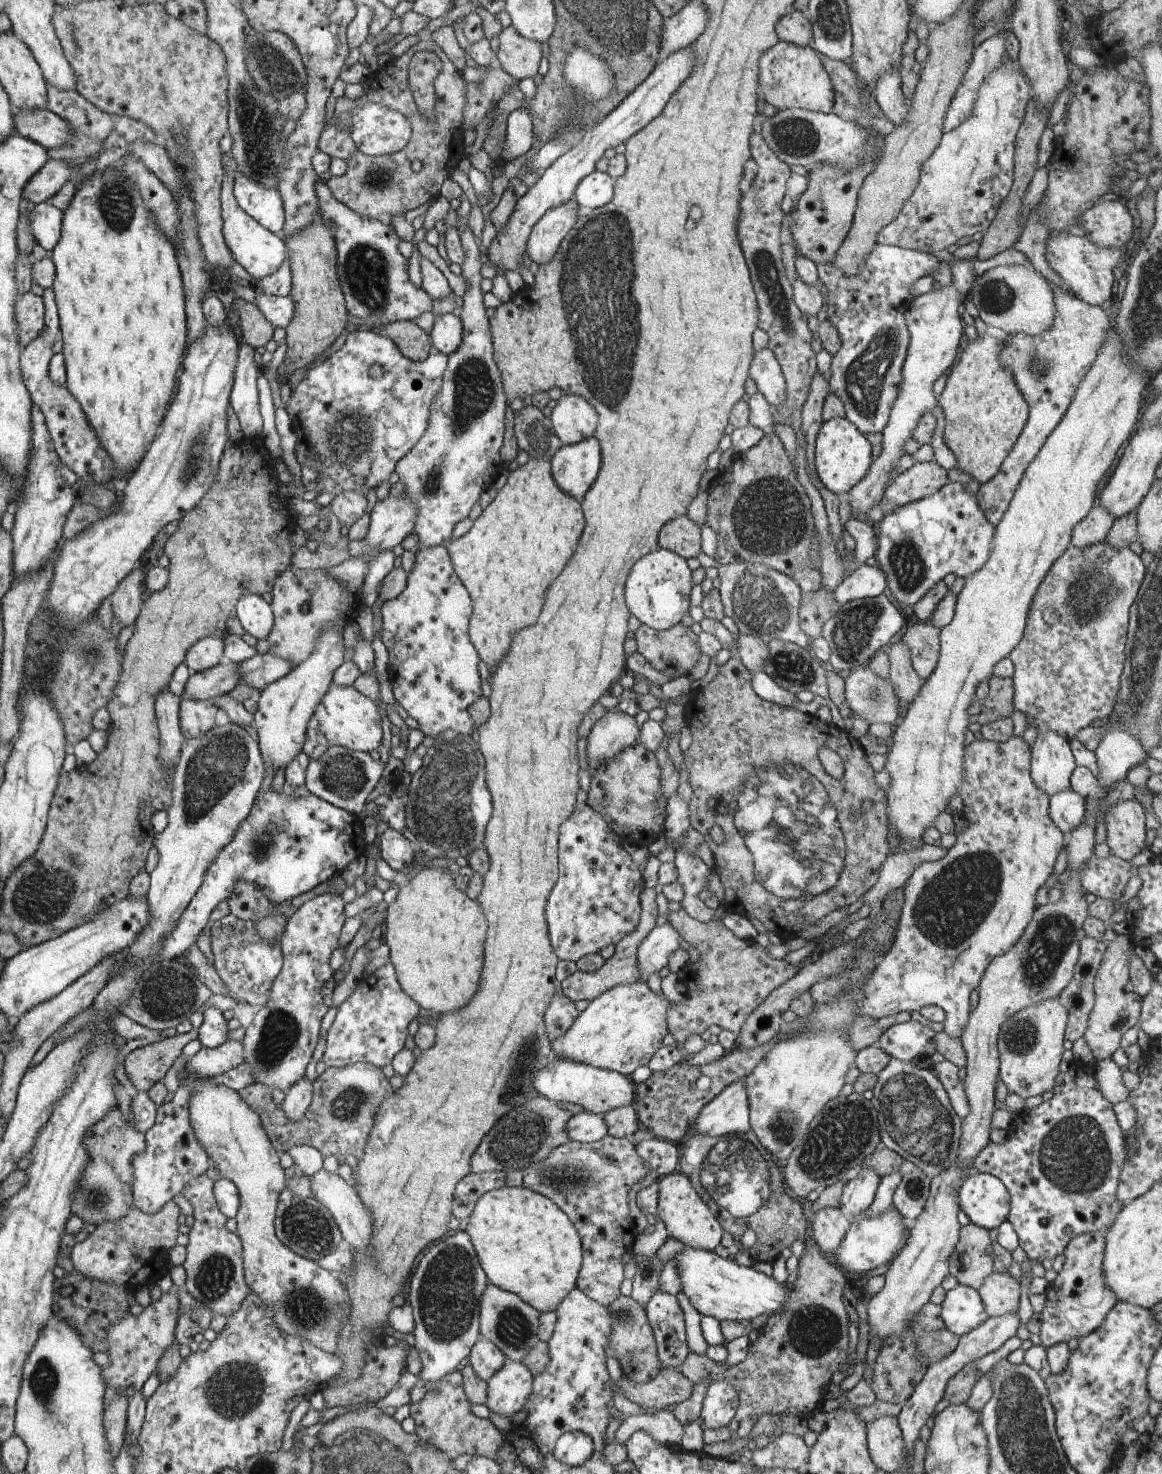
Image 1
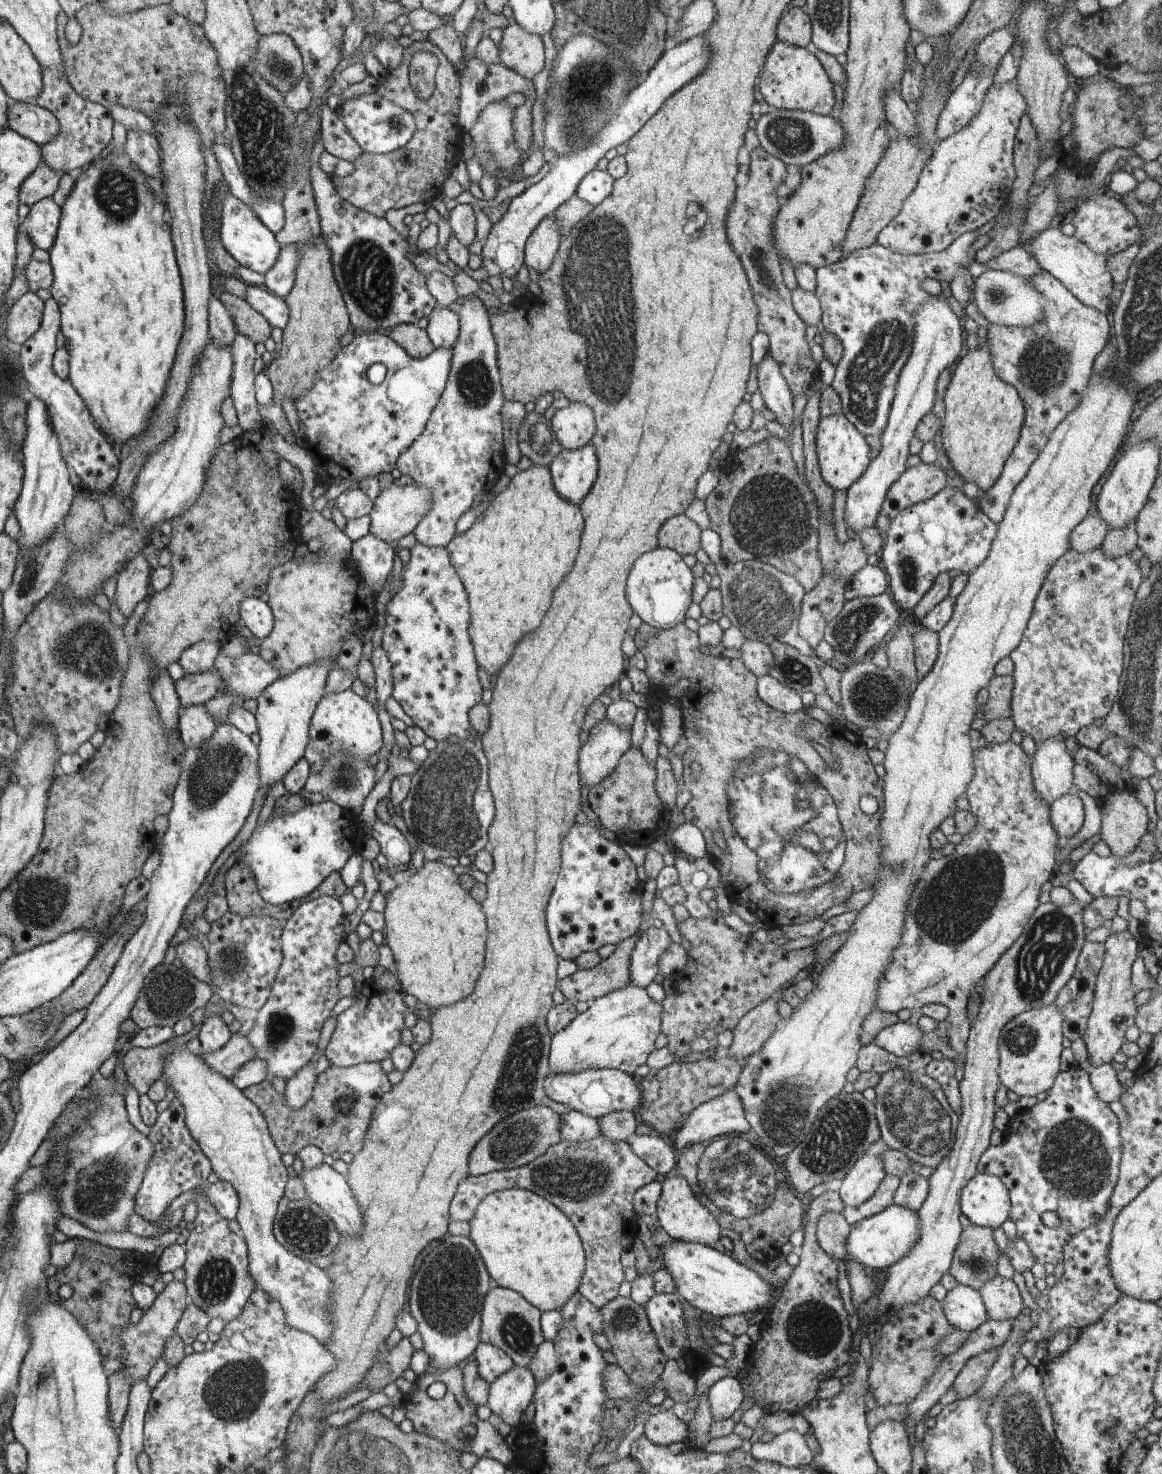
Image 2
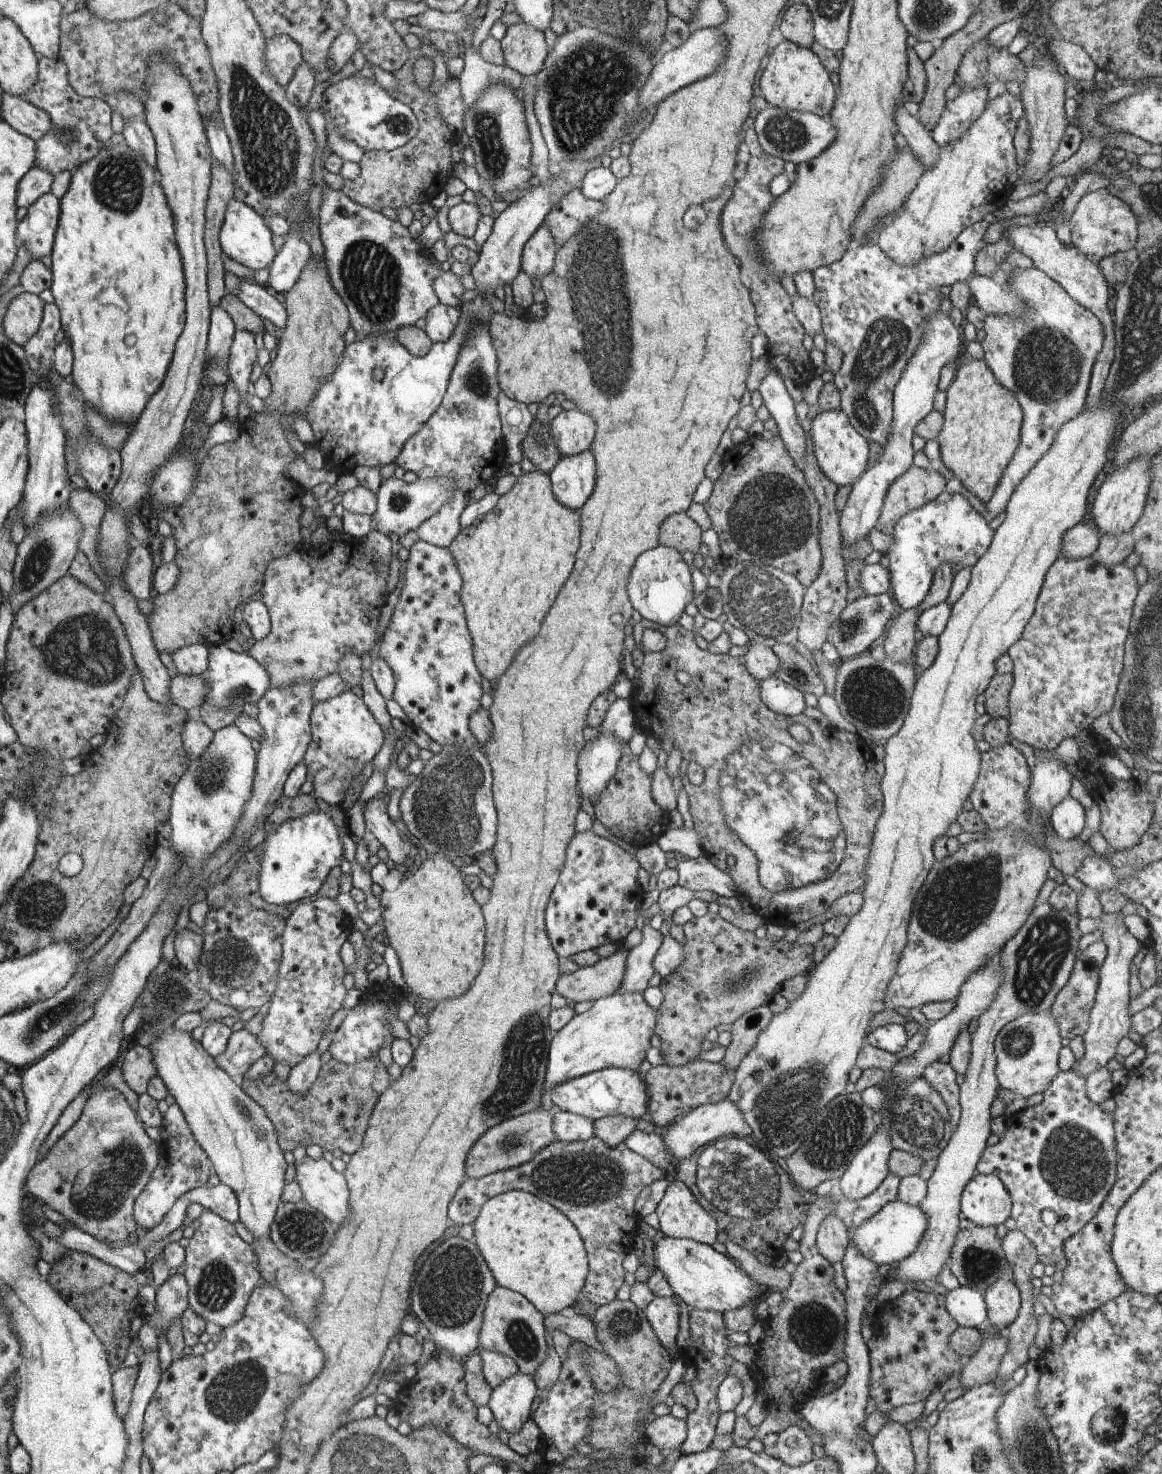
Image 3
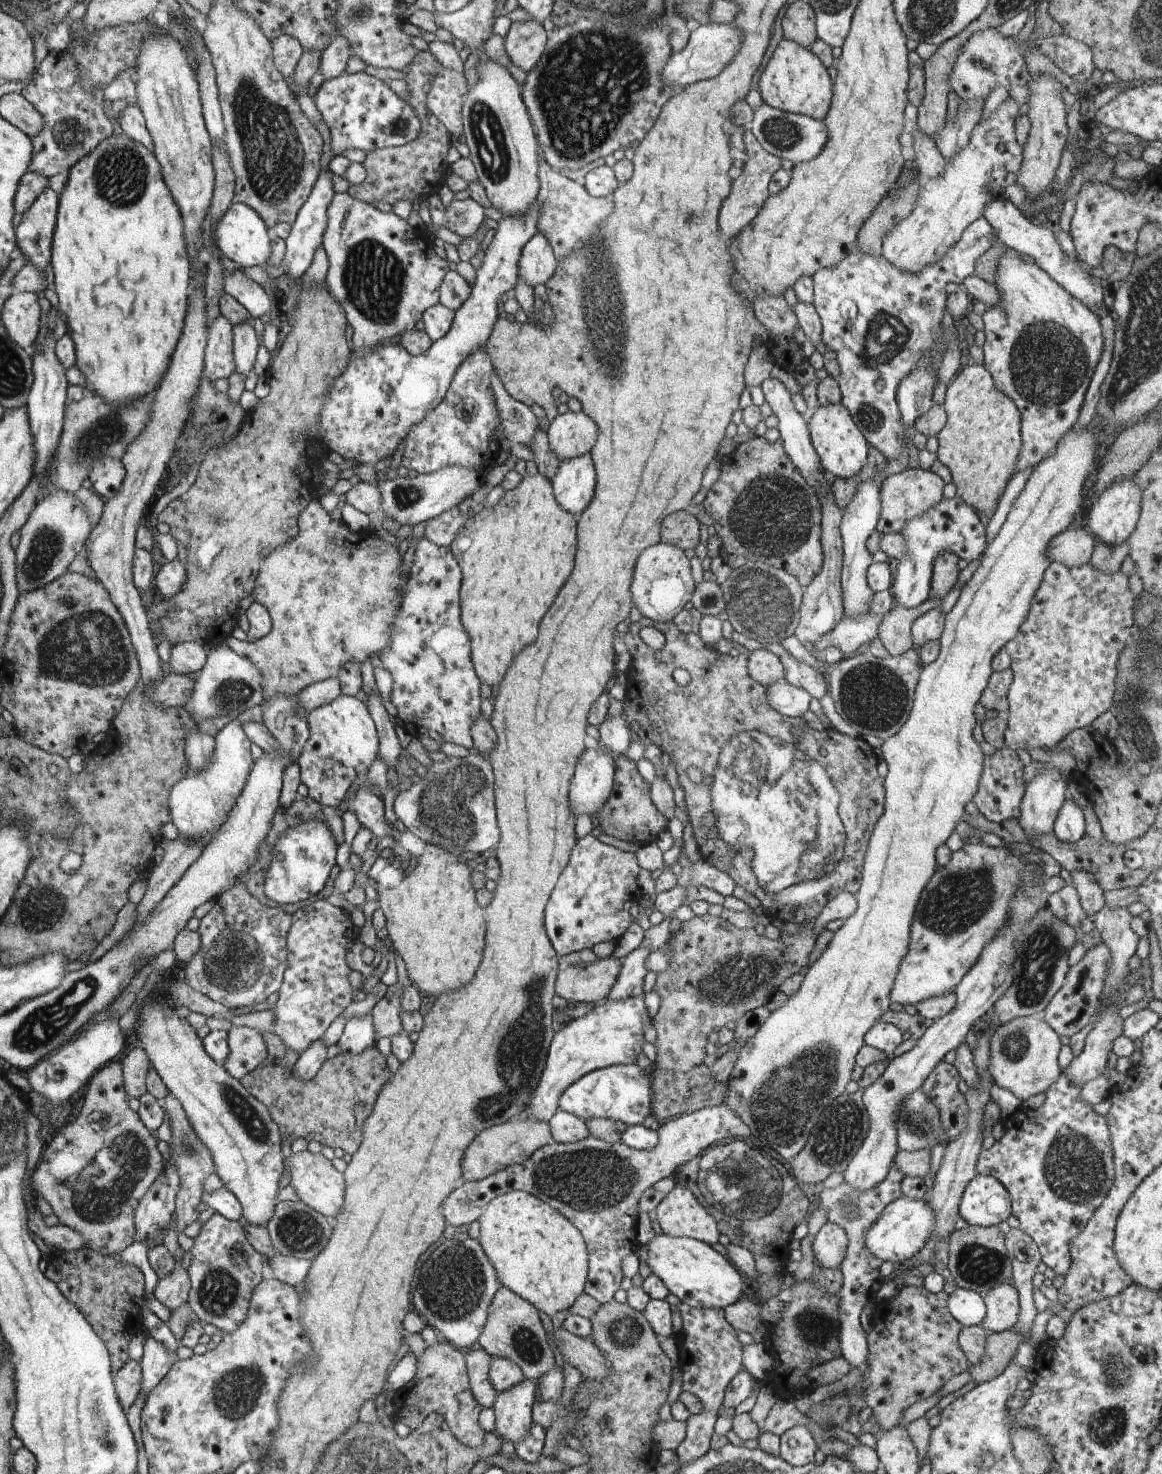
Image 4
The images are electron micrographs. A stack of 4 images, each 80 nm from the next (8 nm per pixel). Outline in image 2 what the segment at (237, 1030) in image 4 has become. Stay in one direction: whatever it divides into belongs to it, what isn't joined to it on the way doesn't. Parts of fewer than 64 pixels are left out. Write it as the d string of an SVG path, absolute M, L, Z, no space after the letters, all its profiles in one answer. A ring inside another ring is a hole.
M234 1033L231 1040L215 1053L202 1054L203 1059L212 1067L212 1070L228 1077L234 1077L247 1062L257 1056L255 1048L251 1045L247 1036Z

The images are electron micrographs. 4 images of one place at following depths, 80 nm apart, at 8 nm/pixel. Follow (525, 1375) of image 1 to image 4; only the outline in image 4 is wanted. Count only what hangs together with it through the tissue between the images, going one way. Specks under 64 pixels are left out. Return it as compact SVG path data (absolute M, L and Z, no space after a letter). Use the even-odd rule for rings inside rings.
M530 1379L497 1394L495 1410L495 1432L516 1446L527 1436L532 1426L532 1404L538 1400L537 1386Z

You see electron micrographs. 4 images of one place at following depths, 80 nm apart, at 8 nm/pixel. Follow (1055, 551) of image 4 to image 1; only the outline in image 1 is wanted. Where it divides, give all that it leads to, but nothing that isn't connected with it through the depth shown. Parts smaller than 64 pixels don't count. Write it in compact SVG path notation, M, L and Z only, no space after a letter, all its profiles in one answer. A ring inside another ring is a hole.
M1094 506L1088 515L1074 526L1071 546L1085 548L1098 542L1105 542L1116 520L1104 506Z

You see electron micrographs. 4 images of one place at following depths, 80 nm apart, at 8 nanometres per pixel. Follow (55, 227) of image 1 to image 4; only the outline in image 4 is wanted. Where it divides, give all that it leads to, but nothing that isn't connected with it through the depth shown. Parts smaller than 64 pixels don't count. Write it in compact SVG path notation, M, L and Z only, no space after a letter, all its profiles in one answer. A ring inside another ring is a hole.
M48 186L34 204L22 213L16 228L16 242L19 242L20 252L28 264L40 271L44 271L50 264L52 232L55 232L58 210L58 194Z

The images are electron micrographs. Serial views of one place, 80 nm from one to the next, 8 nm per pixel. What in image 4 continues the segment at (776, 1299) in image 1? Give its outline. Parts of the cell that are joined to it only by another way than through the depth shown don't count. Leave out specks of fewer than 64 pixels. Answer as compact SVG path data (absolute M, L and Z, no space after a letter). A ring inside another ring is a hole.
M655 1234L646 1244L635 1248L639 1260L646 1262L667 1289L682 1303L697 1309L725 1309L736 1302L744 1292L745 1276L712 1245L692 1237L673 1237Z

